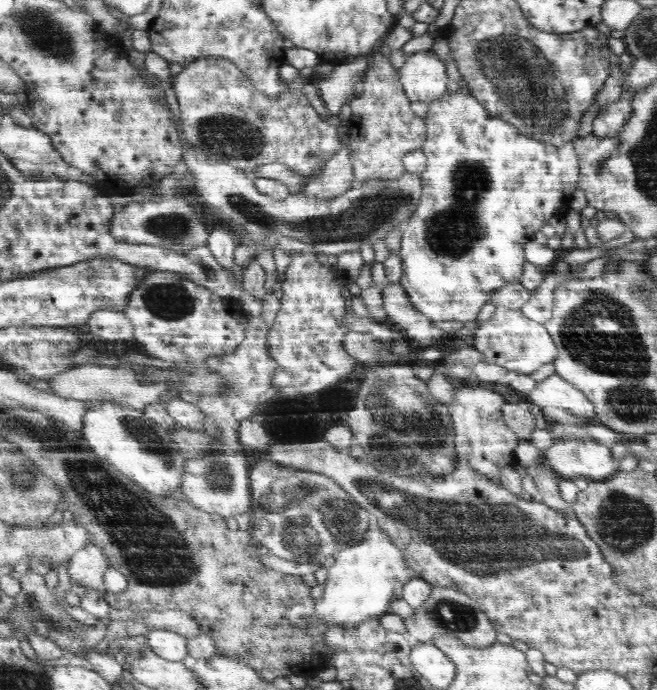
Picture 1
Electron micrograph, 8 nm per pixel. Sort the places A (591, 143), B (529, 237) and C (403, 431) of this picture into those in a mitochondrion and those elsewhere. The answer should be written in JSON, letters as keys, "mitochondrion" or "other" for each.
{"A":"other","B":"other","C":"mitochondrion"}

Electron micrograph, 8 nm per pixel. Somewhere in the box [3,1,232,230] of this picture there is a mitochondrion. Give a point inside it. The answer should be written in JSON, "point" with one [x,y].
{"point":[43,32]}

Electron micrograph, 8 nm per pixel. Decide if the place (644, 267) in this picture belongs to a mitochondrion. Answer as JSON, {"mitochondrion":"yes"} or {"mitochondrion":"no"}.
{"mitochondrion":"no"}

